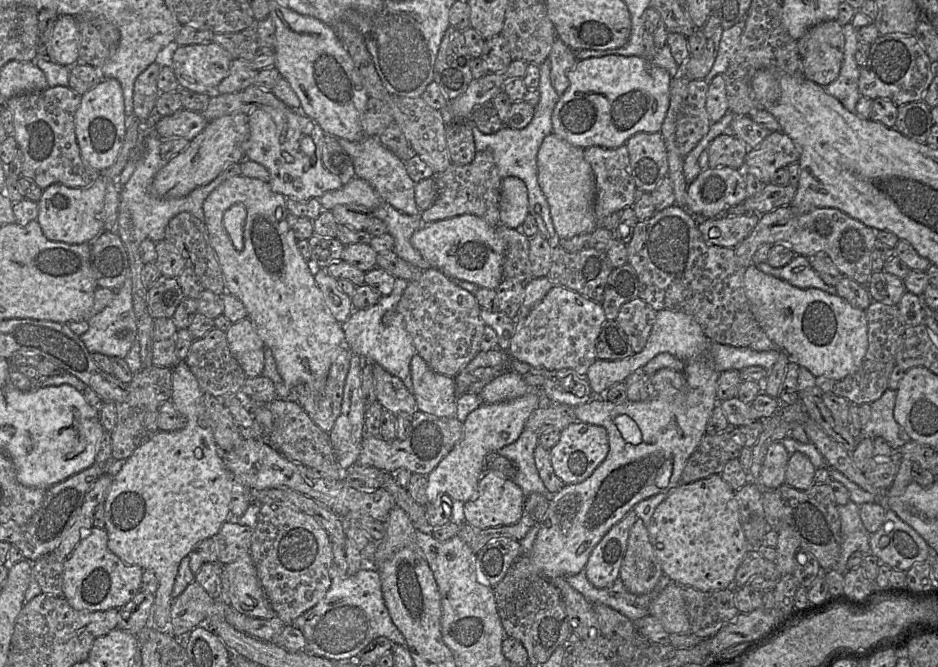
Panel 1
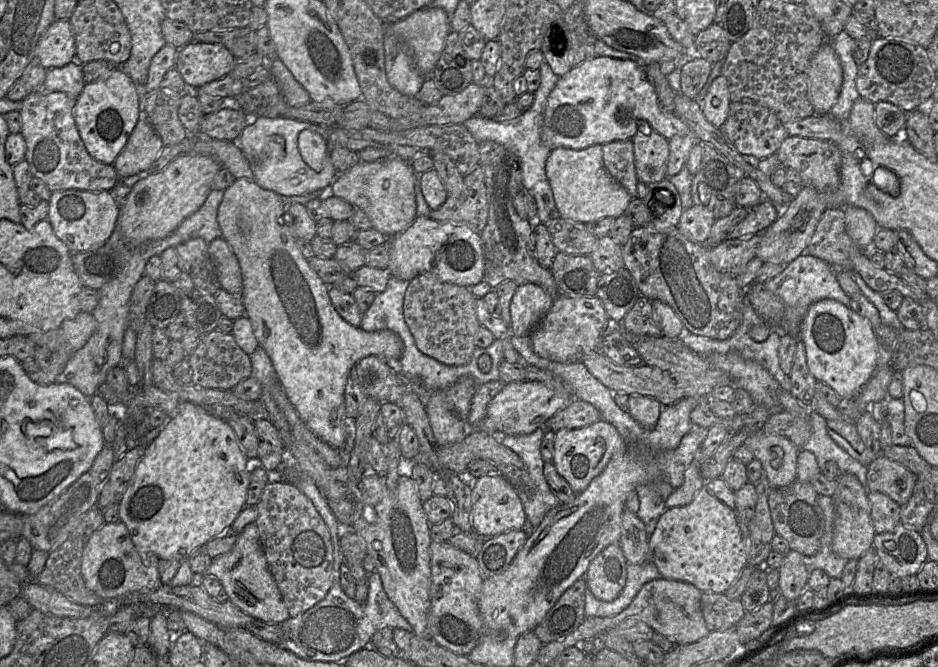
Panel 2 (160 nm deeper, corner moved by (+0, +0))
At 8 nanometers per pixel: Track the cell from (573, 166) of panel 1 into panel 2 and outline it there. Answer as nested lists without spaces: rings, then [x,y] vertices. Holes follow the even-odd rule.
[[[602,145],[585,149],[554,148],[545,164],[556,209],[560,218],[580,222],[594,222],[605,217],[622,215],[633,199],[627,190],[608,172],[603,162]]]

